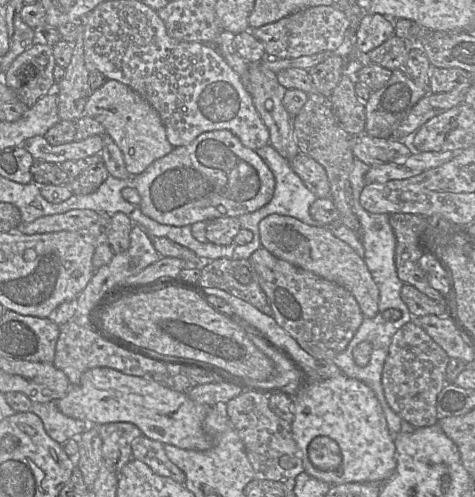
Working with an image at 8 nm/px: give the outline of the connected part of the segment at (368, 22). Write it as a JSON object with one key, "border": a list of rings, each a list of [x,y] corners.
{"border":[[[365,13],[357,32],[357,49],[368,54],[383,44],[394,35],[396,20],[388,20],[381,14]]]}

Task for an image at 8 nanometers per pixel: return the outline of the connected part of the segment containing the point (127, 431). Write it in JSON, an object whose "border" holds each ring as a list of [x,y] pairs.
{"border":[[[117,422],[98,426],[102,439],[102,458],[118,473],[132,459],[131,445],[142,435],[141,430],[132,423]]]}

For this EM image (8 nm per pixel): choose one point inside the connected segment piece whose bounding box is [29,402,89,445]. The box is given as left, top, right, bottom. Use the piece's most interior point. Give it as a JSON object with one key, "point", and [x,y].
{"point":[60,428]}

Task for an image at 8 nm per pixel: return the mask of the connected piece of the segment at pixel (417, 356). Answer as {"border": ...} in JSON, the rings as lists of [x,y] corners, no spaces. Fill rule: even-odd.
{"border":[[[412,320],[394,334],[382,370],[382,387],[387,403],[402,420],[415,428],[438,423],[436,400],[447,384],[445,371],[449,359],[445,351]]]}

